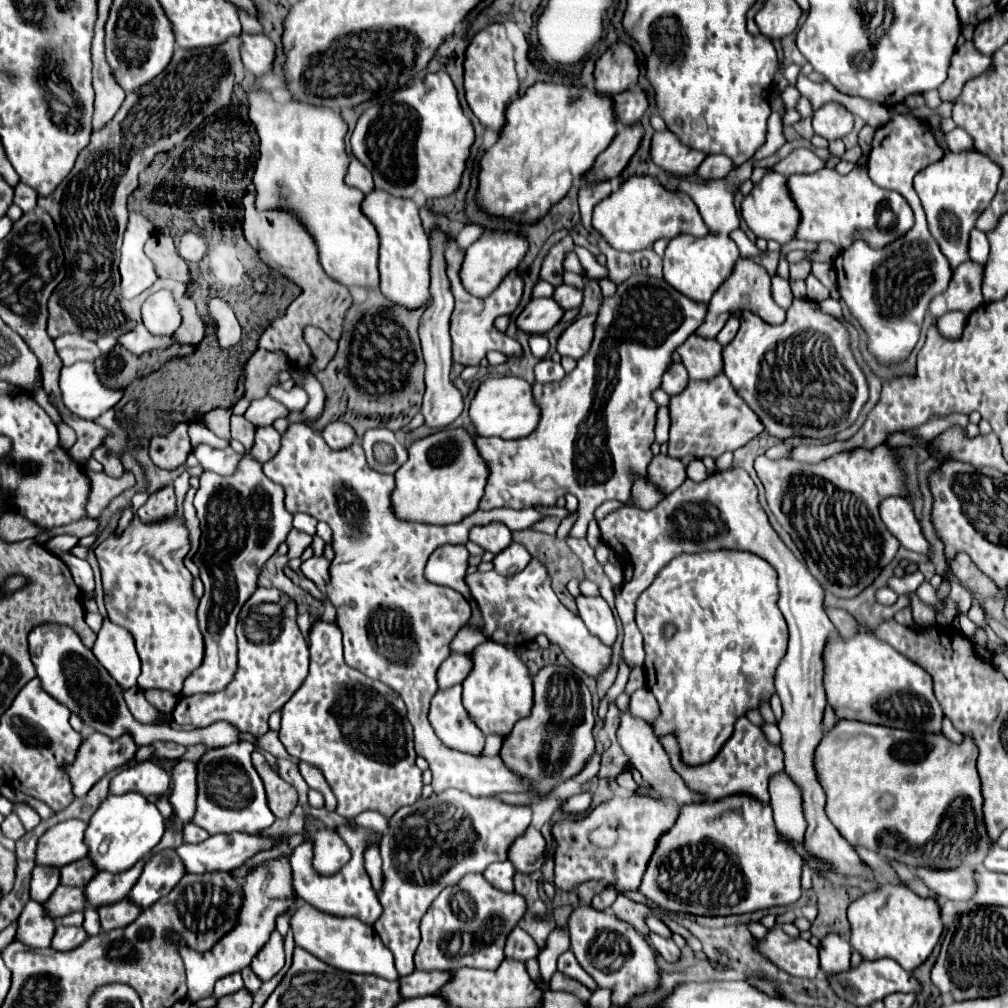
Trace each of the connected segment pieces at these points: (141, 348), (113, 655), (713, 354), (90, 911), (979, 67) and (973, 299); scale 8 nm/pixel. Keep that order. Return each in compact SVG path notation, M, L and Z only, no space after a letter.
M137 324L131 332L123 334L119 340L117 340L123 348L127 348L131 354L143 354L147 350L153 350L153 348L167 348L171 346L171 336L165 336L165 338L151 338L151 334L147 332L147 328L143 324Z
M109 618L103 620L103 626L97 634L93 654L107 668L107 672L121 684L123 690L137 684L141 672L141 660L135 650L133 636L113 624Z
M695 334L677 348L691 380L709 380L717 376L723 370L721 350L723 346L717 340L703 340Z
M85 908L85 922L83 922L83 930L87 932L87 936L95 936L101 932L99 928L99 916L97 916L97 910L95 908Z
M969 40L959 46L951 56L947 80L937 88L941 100L955 100L963 84L983 74L991 62L991 57L978 53Z
M963 262L953 270L949 288L931 300L929 312L939 318L947 312L973 312L983 304L981 296L981 272L983 268L971 262Z

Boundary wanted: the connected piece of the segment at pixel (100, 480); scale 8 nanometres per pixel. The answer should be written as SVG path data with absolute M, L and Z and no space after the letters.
M87 469L84 472L91 480L91 498L89 498L89 504L87 504L89 506L87 518L97 518L109 506L109 502L115 496L119 496L121 492L135 486L133 472L125 472L121 478L111 478L104 471L93 472Z

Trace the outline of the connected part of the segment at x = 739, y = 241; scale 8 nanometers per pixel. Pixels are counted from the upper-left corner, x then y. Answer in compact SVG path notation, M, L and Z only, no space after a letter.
M735 230L733 234L731 234L731 238L735 240L735 244L737 244L737 248L739 248L739 252L741 252L741 256L745 256L745 258L753 258L753 256L761 256L763 252L745 236L745 232L743 230Z

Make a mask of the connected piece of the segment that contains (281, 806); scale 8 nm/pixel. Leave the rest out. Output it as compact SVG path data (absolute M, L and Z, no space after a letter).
M257 750L253 752L253 766L265 784L267 802L269 802L271 812L277 818L287 818L297 806L297 790L291 784L287 784Z

